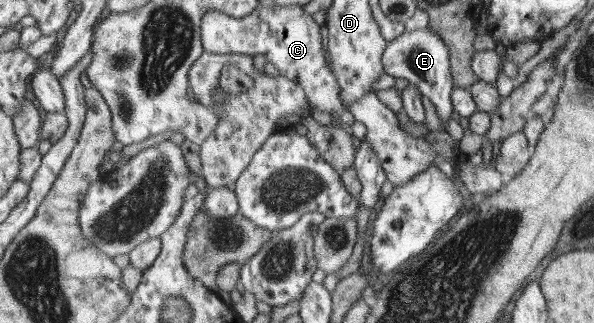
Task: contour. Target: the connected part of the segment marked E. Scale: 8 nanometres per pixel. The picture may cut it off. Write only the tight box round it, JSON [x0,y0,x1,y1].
[383,26,456,130]

